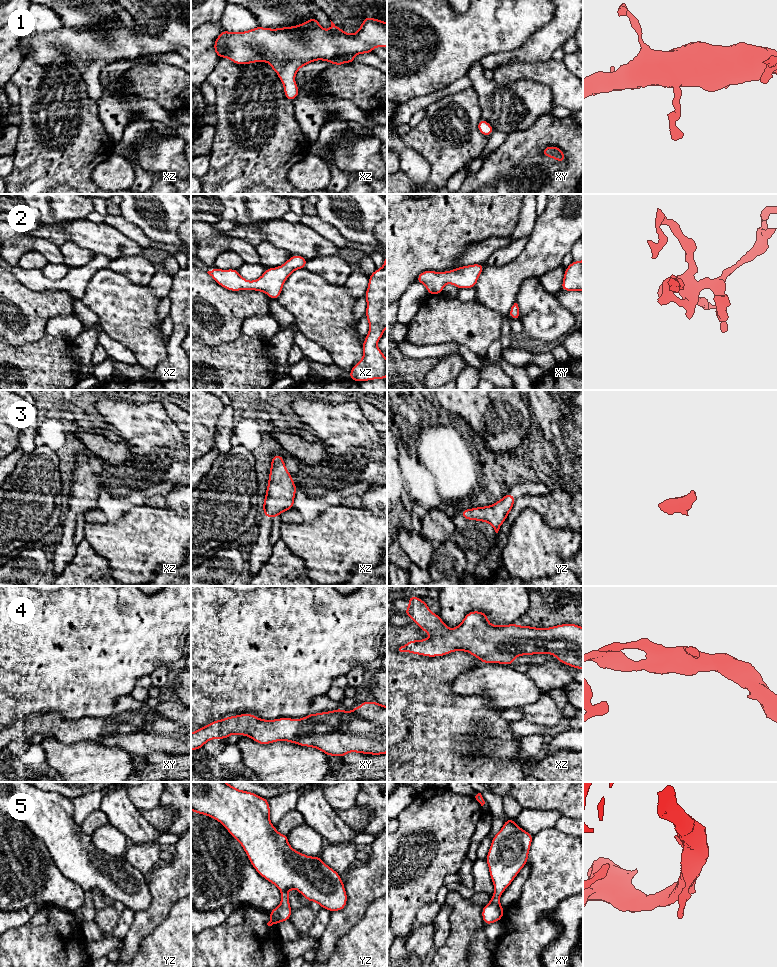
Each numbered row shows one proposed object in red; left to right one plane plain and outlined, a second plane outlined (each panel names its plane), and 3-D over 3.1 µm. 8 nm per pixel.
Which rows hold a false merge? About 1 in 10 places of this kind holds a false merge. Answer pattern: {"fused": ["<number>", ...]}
{"fused": []}

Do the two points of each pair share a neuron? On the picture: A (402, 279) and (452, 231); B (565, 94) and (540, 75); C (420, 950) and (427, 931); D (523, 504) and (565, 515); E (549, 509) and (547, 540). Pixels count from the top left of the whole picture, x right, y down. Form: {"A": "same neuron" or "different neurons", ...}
{"A": "same neuron", "B": "same neuron", "C": "same neuron", "D": "same neuron", "E": "different neurons"}

